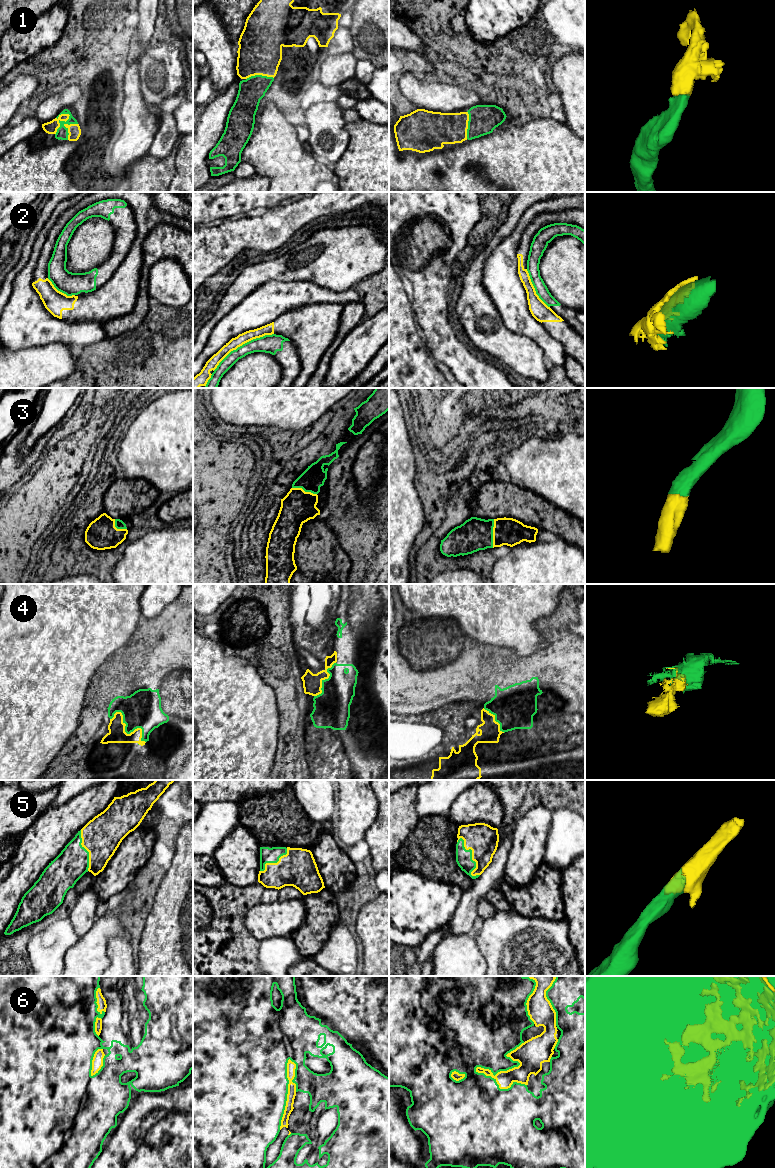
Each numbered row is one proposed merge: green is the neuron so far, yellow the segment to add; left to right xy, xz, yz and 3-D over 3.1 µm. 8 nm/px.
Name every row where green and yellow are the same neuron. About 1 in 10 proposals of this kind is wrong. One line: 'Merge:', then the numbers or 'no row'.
Merge: 1, 3, 4, 5, 6

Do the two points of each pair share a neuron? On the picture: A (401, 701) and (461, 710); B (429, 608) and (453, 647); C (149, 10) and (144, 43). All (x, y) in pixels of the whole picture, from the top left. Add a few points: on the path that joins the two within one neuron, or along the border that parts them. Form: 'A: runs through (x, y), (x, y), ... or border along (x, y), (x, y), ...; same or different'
A: border along (448, 703), (442, 707), (441, 711); different
B: border along (411, 611), (423, 618), (452, 618), (457, 623); different
C: runs through (147, 18), (144, 35); same

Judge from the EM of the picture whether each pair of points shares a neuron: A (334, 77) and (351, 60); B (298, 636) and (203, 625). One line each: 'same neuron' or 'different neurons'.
A: same neuron
B: different neurons

